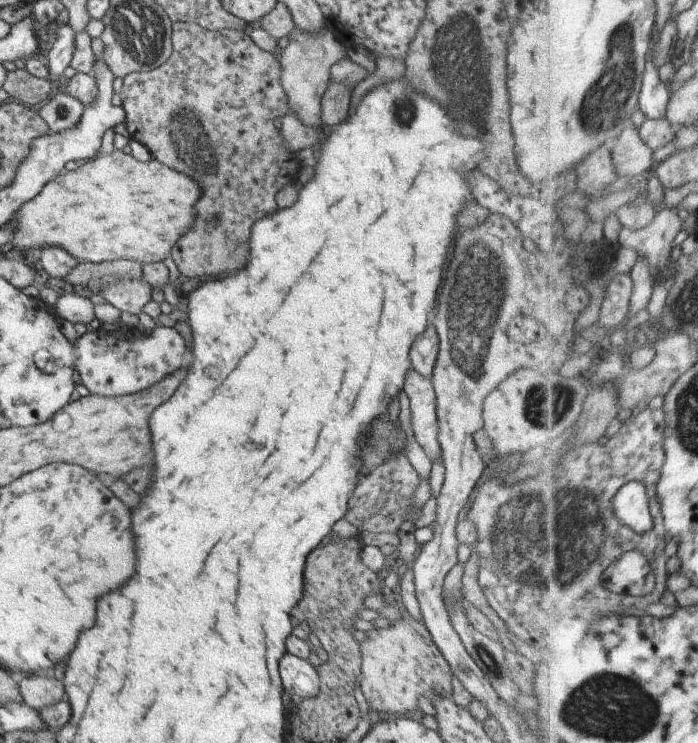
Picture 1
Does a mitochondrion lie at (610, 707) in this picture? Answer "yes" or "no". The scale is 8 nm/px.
yes

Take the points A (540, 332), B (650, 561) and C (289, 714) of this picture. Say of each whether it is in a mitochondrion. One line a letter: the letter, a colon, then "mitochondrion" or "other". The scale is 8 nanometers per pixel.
A: other
B: other
C: other

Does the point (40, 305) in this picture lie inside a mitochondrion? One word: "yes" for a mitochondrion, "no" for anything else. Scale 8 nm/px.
no

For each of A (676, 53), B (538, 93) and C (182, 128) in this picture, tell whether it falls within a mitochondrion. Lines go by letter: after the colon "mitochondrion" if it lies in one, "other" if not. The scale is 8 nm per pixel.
A: other
B: other
C: mitochondrion

